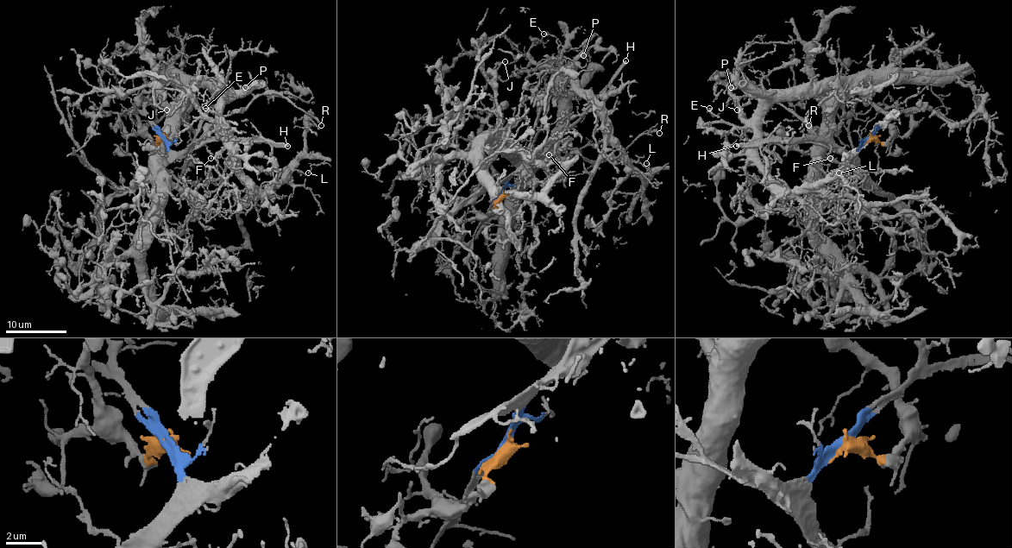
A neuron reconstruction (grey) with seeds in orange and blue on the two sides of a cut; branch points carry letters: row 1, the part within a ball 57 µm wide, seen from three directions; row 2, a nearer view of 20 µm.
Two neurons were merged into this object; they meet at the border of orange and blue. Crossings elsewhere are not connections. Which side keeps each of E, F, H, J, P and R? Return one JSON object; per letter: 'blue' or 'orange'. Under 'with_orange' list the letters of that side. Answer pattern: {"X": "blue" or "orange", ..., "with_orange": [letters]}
{"E": "blue", "F": "blue", "H": "blue", "J": "orange", "P": "orange", "R": "blue", "with_orange": ["J", "P"]}

